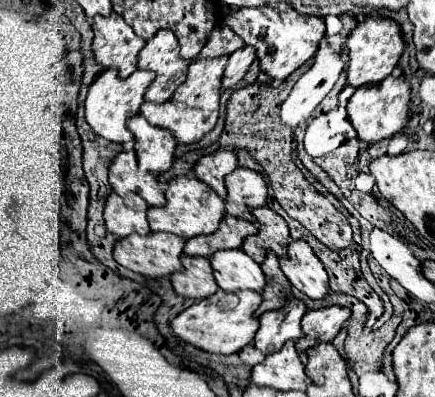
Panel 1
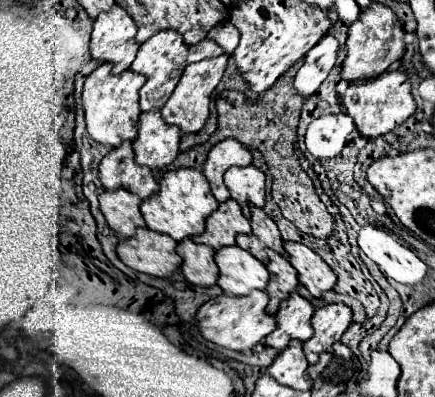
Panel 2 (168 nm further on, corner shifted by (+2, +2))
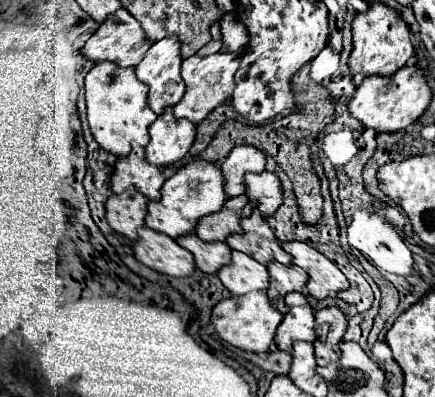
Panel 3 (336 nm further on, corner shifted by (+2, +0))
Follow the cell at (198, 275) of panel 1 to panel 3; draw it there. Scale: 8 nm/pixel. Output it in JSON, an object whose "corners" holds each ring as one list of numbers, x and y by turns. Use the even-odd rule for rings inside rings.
{"corners":[[194,234,180,236,176,242,194,254,196,268,204,274,216,274,222,266,228,266,230,262,232,250,224,242,200,242,200,238]]}

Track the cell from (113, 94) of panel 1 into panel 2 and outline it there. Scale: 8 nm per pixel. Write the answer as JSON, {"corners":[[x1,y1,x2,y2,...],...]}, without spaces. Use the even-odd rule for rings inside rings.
{"corners":[[100,64,86,80,84,80,84,112,86,112,86,130,90,138,98,144,118,148,124,140,136,140,138,136,138,90,144,86,144,76,134,74,132,70,122,72,120,76,112,74,110,64]]}

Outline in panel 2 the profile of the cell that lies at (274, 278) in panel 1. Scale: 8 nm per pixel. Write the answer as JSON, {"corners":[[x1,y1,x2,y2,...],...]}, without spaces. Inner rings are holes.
{"corners":[[268,250,268,272,270,272,270,282,266,286,266,294,270,296,270,302,268,302,268,314,276,314,278,308,280,308,280,302,286,300,286,296,290,296,290,292,296,290,298,286,298,274,296,270,292,268,292,264,280,256,278,252,274,250]]}

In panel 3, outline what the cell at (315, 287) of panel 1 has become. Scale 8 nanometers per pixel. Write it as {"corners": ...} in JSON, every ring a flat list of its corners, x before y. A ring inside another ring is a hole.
{"corners":[[286,242,282,248,292,256,292,264,300,266,310,276,306,286,316,300,334,296,336,292,348,288,346,276,318,250,304,242]]}

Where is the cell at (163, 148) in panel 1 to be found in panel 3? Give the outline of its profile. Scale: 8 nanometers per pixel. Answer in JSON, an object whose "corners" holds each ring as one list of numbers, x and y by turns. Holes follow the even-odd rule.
{"corners":[[168,108,150,126,146,160,154,166,170,166,178,162,190,150,194,136,196,126,188,120,176,120,172,108]]}

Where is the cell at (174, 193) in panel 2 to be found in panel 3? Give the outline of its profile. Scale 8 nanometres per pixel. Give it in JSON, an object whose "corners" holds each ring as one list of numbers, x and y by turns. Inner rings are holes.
{"corners":[[196,160,186,166,182,166,172,178,168,178,162,186,162,198,158,202,148,202,148,214,146,214,146,226,164,232,170,238,180,238,184,234,192,234,198,220,202,216,214,214,222,208,226,196,224,196,224,178,218,168,218,164]]}

